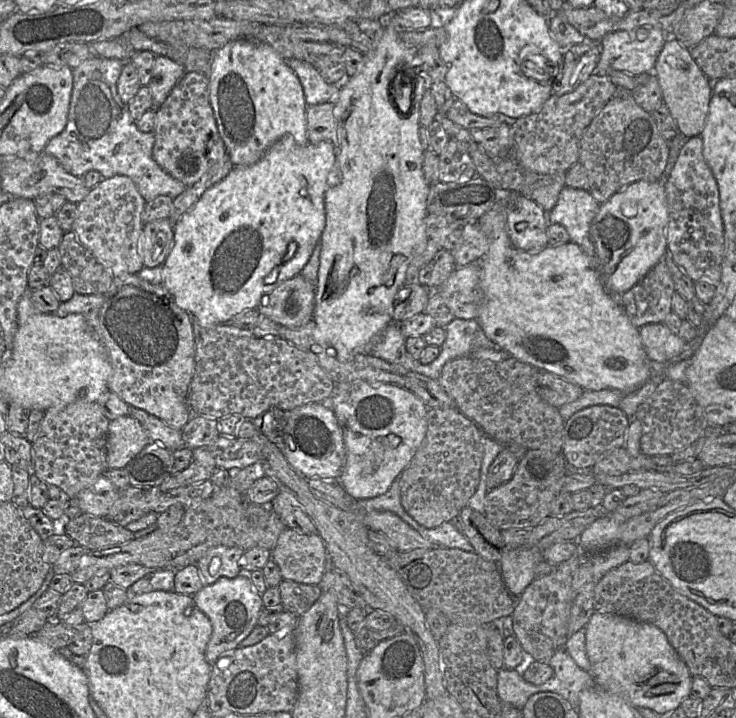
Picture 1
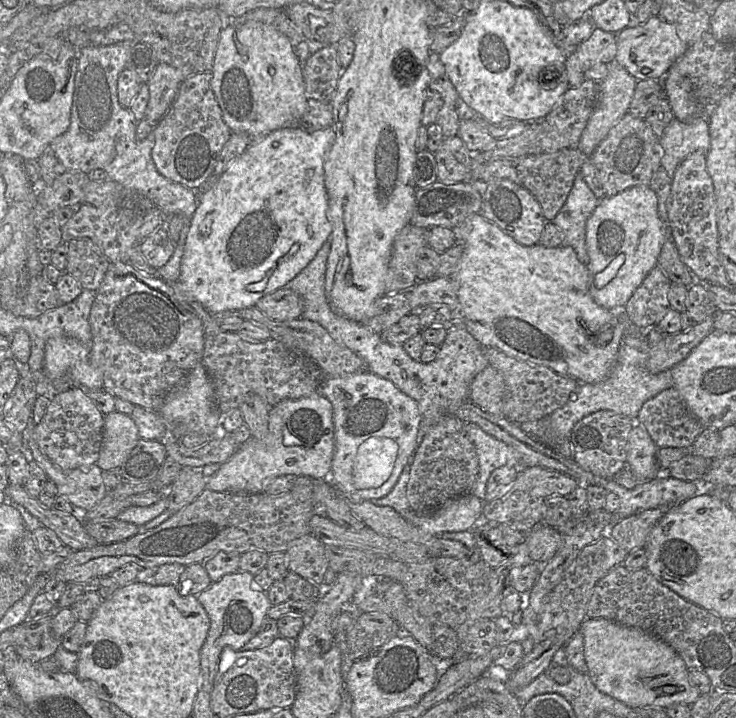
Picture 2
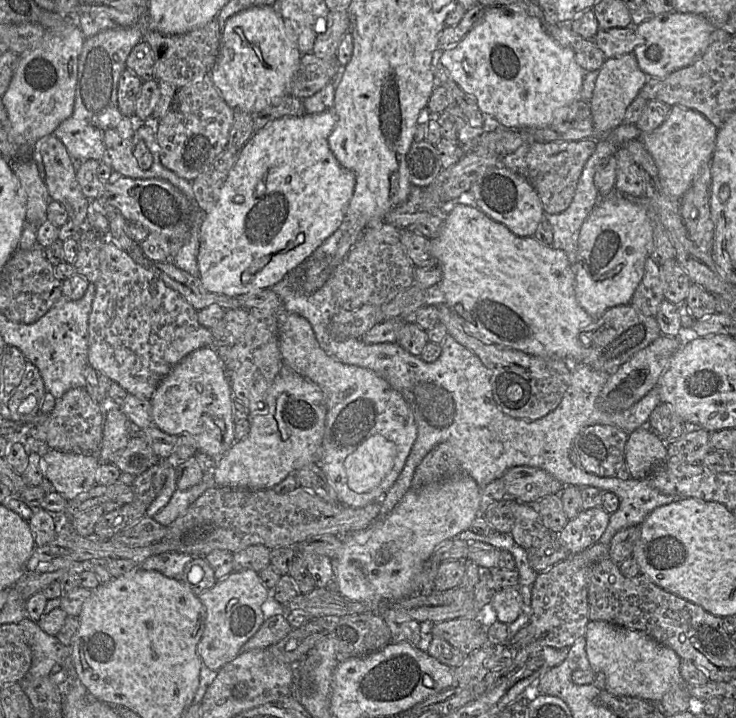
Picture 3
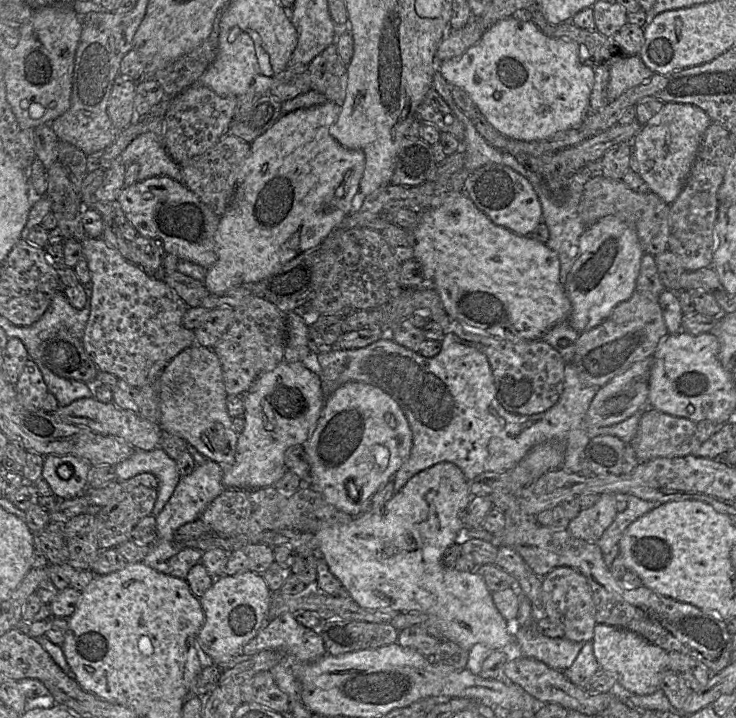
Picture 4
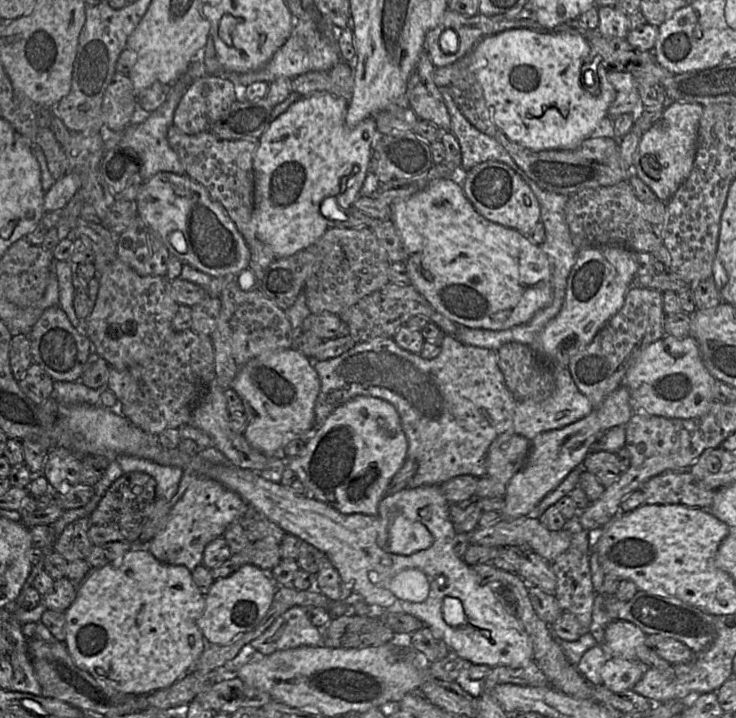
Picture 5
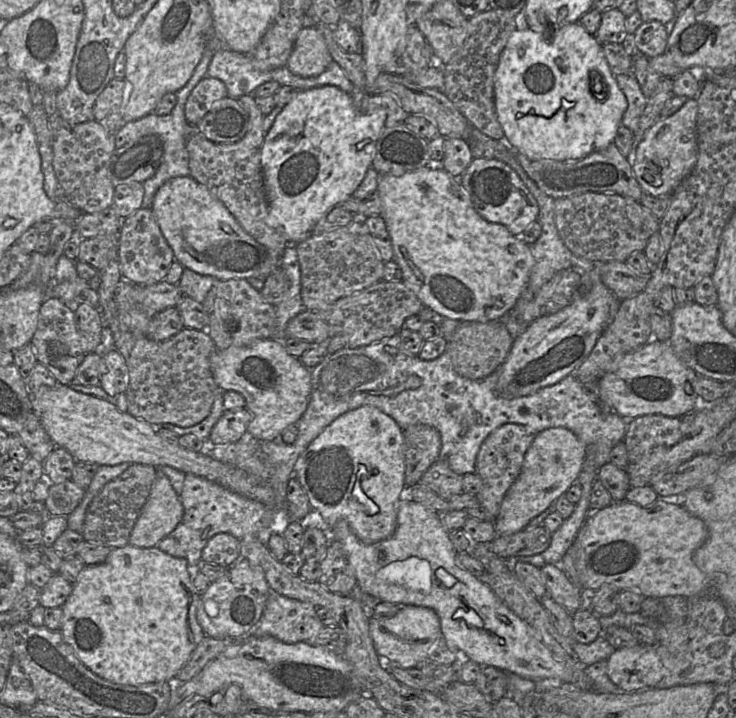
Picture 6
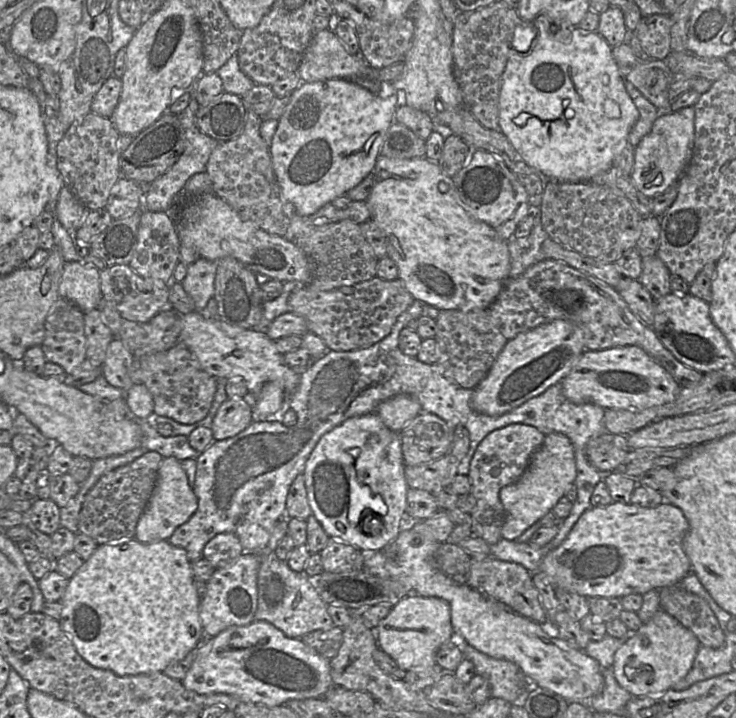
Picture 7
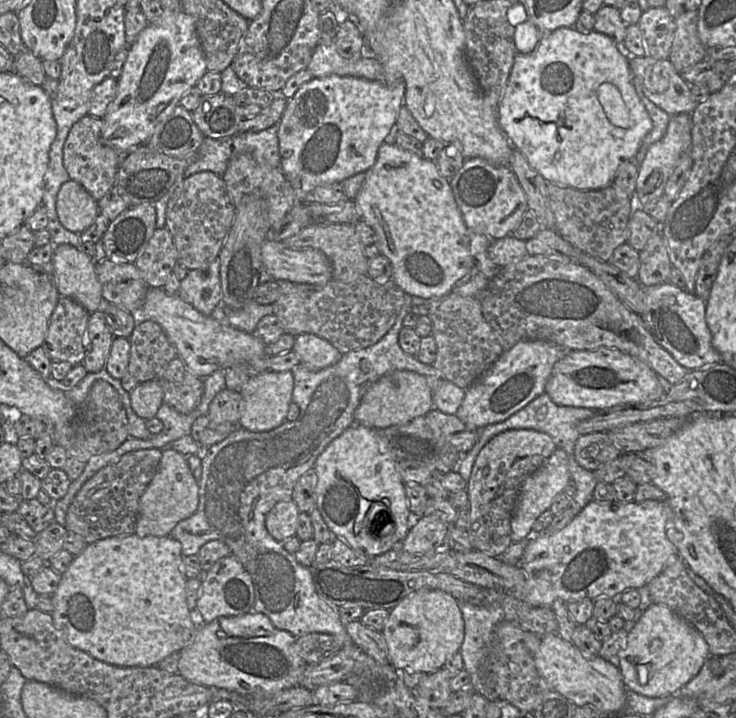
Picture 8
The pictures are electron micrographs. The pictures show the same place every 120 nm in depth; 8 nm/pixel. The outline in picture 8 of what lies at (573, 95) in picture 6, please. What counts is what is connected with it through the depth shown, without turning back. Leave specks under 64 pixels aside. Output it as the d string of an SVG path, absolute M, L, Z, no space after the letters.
M559 27L552 31L539 33L538 42L532 51L520 51L514 57L514 63L498 106L498 125L507 135L513 148L520 150L530 166L546 181L561 187L572 187L578 190L598 190L613 185L620 164L624 161L633 160L641 142L652 128L649 114L631 83L630 56L622 54L617 48L617 44L607 35L594 30L589 33L582 33L577 31L575 27Z

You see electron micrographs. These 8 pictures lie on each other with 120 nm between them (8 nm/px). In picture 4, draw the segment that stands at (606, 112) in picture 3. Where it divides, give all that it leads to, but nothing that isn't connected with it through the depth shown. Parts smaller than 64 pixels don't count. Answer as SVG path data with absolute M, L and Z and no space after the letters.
M638 55L617 59L609 65L608 70L609 81L606 89L608 103L618 99L625 91L643 83L654 74Z

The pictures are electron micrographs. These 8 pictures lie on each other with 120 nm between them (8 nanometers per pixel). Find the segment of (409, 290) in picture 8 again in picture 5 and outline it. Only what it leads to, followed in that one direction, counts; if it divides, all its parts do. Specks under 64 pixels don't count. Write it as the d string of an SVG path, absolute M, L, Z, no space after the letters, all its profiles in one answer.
M437 179L430 182L425 189L403 200L390 204L391 221L394 223L406 251L406 266L411 284L431 303L436 310L458 324L468 328L505 330L528 322L540 309L552 301L551 265L547 254L540 245L531 243L518 231L493 223L480 215L465 196L463 189L456 182Z

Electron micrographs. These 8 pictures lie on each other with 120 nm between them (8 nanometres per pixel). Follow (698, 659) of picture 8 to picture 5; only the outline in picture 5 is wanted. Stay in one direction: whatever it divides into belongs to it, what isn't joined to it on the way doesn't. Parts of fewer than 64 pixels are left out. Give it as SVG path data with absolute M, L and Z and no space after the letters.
M610 657L601 669L602 685L613 692L632 690L647 669L639 660Z

